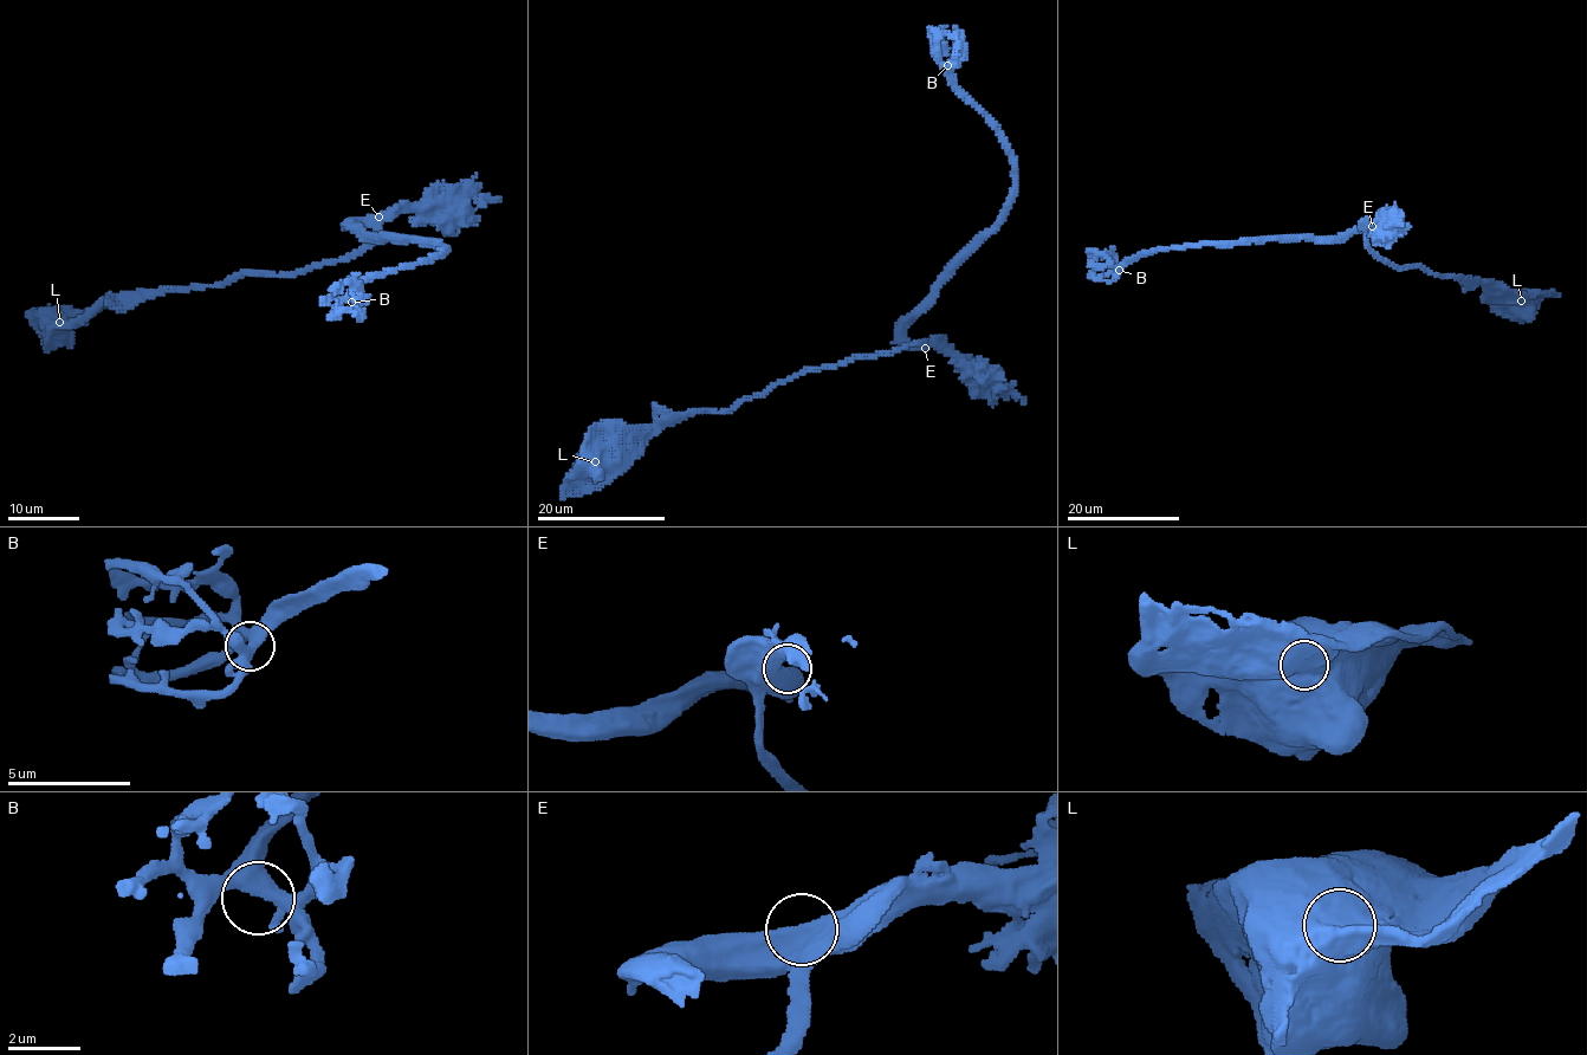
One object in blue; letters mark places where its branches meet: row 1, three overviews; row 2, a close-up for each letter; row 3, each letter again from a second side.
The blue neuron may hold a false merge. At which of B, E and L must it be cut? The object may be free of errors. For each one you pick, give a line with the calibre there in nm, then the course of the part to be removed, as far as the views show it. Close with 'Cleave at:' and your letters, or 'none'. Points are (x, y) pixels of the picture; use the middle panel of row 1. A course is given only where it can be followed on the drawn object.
Cleave at: none

